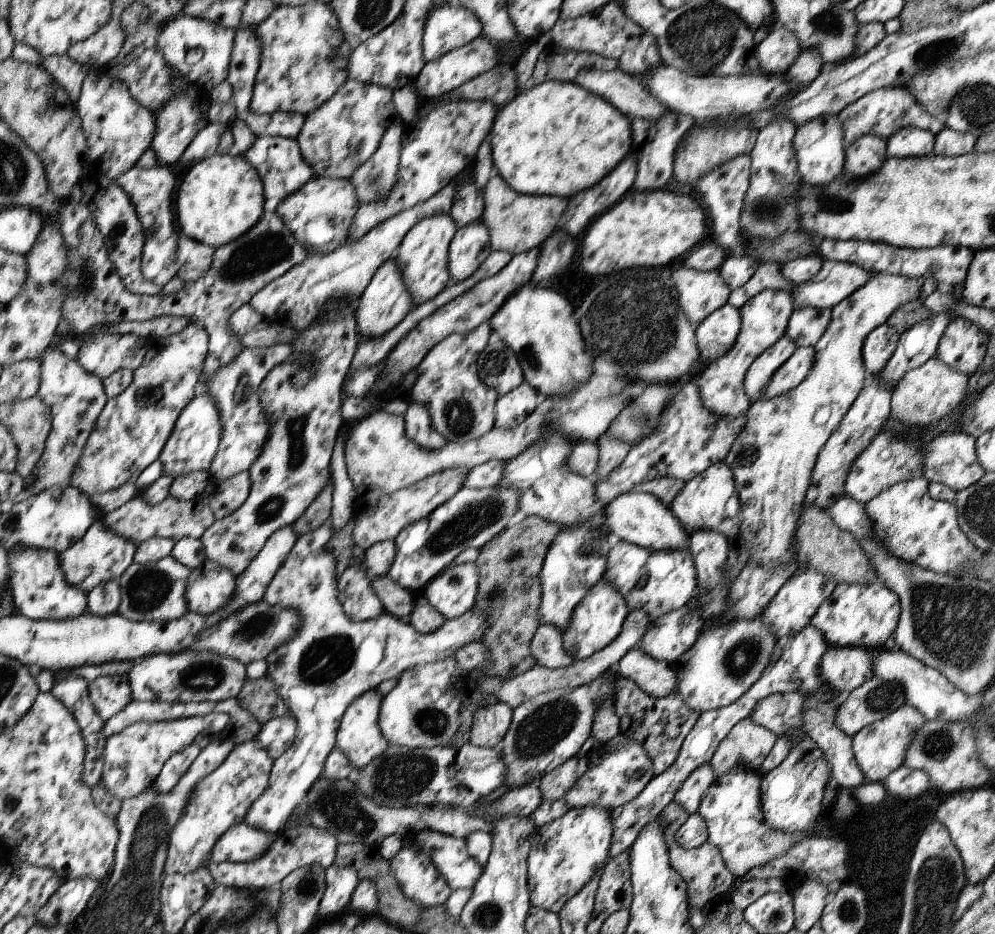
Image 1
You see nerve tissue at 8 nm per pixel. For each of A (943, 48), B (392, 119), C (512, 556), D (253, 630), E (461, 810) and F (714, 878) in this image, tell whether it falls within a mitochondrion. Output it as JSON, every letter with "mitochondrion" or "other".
{"A":"mitochondrion","B":"other","C":"mitochondrion","D":"mitochondrion","E":"other","F":"other"}

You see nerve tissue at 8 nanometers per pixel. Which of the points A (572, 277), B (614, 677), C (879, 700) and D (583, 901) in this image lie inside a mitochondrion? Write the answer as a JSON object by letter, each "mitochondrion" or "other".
{"A":"other","B":"other","C":"mitochondrion","D":"other"}

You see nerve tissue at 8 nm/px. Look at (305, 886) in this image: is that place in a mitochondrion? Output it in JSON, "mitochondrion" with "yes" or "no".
{"mitochondrion":"yes"}

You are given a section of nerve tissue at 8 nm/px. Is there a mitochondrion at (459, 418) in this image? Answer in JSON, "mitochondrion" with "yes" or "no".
{"mitochondrion":"yes"}

